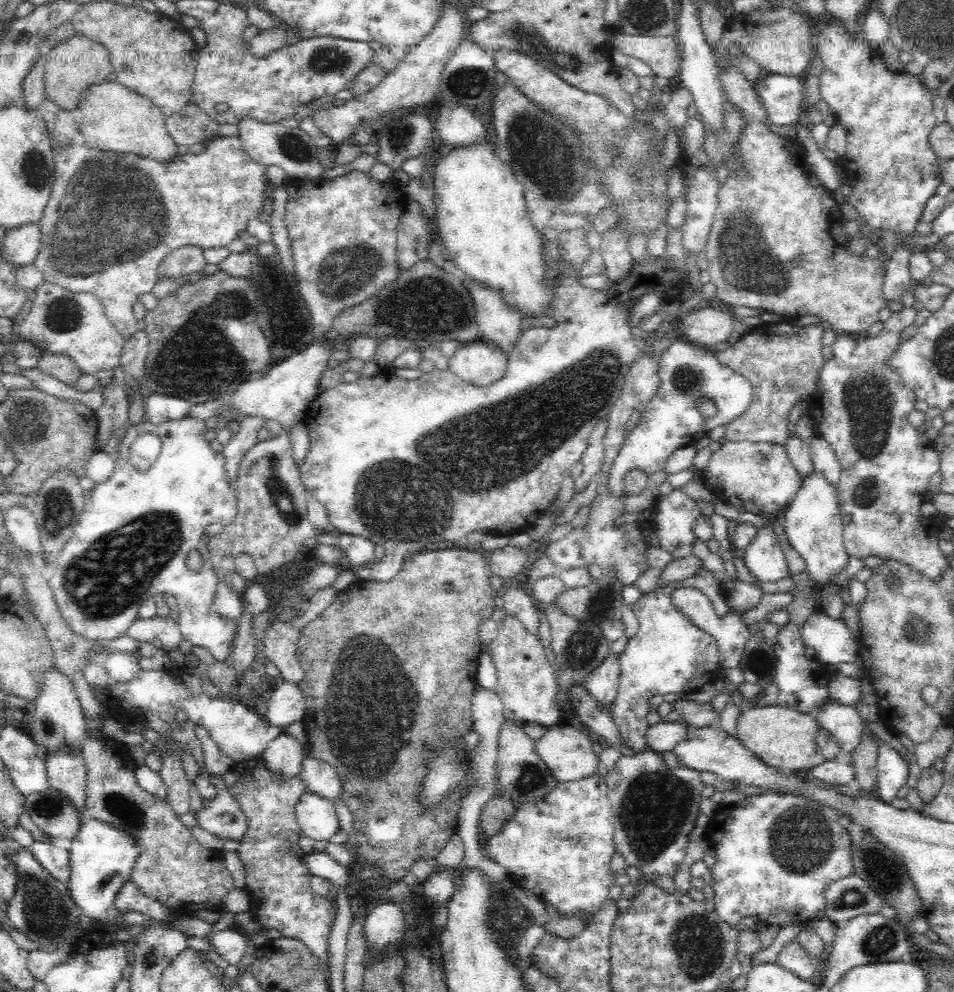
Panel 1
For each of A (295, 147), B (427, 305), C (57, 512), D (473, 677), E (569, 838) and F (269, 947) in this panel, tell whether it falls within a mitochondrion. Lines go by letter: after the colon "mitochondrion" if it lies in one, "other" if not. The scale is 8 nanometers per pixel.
A: mitochondrion
B: mitochondrion
C: mitochondrion
D: other
E: mitochondrion
F: other

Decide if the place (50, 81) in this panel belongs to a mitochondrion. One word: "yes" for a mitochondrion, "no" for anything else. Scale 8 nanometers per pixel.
no

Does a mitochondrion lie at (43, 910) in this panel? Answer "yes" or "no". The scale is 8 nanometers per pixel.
yes

